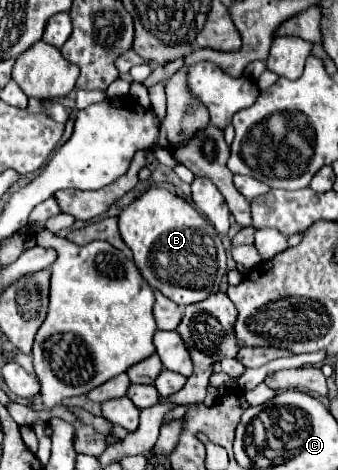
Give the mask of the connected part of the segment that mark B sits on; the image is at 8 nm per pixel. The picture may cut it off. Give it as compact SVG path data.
M152 186L144 195L134 199L118 217L120 235L134 255L134 263L152 289L158 289L168 299L186 307L190 303L204 301L208 295L218 293L220 281L226 275L224 245L208 219L204 219L188 201L162 187Z

